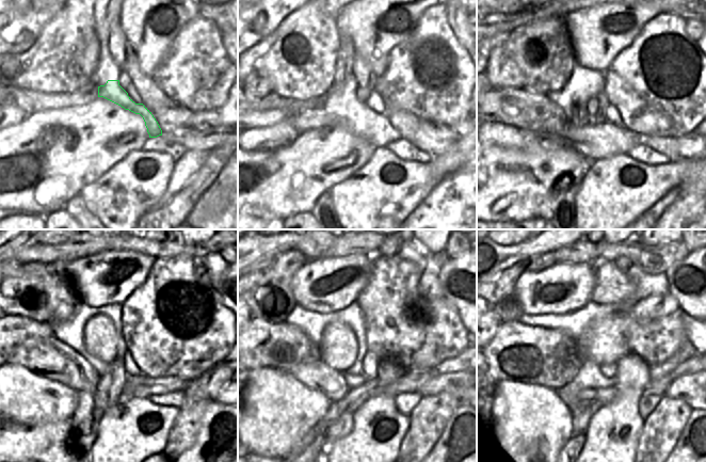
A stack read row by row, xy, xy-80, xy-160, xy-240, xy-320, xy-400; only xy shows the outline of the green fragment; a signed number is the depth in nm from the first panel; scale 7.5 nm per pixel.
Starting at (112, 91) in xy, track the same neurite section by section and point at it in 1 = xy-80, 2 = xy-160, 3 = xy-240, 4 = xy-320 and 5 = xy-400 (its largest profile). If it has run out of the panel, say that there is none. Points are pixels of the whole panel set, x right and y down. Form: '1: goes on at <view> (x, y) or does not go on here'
1: goes on at xy-80 (341, 108)
2: goes on at xy-160 (595, 142)
3: goes on at xy-240 (150, 385)
4: goes on at xy-320 (454, 382)
5: goes on at xy-400 (693, 389)

